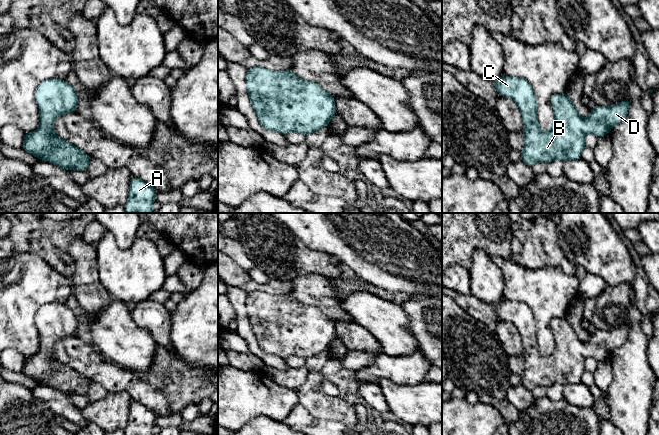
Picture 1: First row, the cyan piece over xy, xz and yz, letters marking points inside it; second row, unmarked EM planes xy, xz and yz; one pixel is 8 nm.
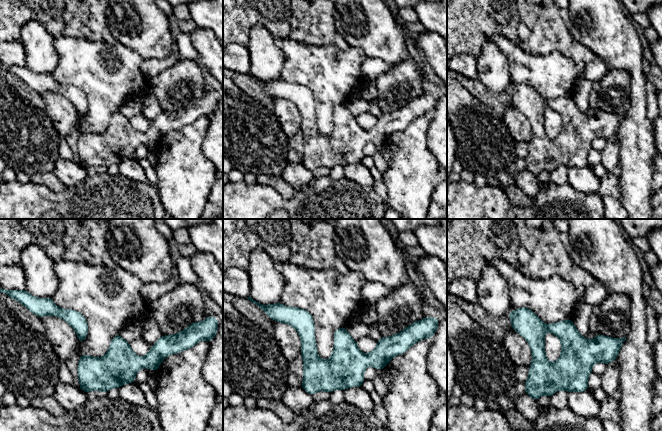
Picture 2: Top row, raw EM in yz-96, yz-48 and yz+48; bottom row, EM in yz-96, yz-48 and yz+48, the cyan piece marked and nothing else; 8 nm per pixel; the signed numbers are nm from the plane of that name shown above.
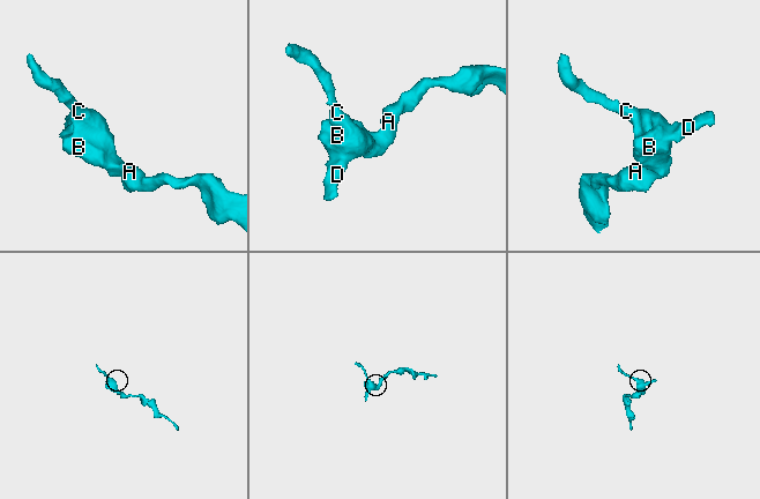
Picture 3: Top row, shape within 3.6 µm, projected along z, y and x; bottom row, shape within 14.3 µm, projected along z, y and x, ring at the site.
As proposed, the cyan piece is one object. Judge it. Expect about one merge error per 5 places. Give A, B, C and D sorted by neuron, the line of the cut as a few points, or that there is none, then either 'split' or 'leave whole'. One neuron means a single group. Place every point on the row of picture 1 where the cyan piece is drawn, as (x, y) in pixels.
A B C D; no cut; leave whole

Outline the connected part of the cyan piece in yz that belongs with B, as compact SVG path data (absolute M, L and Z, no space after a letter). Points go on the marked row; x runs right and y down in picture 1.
M503 75L493 82L493 85L499 95L513 99L522 112L524 147L521 151L521 160L530 167L537 162L549 164L553 160L566 161L580 159L582 150L585 147L585 137L589 133L596 135L598 138L608 134L615 124L626 118L630 105L628 97L623 102L609 107L597 105L591 109L591 114L587 118L583 118L578 113L576 106L569 99L567 93L554 94L550 97L554 111L553 128L550 132L544 132L538 125L534 90L526 79Z

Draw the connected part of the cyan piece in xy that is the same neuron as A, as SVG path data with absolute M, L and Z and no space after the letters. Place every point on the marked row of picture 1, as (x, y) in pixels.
M132 177L129 187L129 196L125 204L126 213L154 213L152 204L157 191L143 180Z

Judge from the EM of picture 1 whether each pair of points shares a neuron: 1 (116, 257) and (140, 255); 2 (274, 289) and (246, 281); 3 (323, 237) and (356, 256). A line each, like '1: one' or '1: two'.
1: one
2: one
3: one

